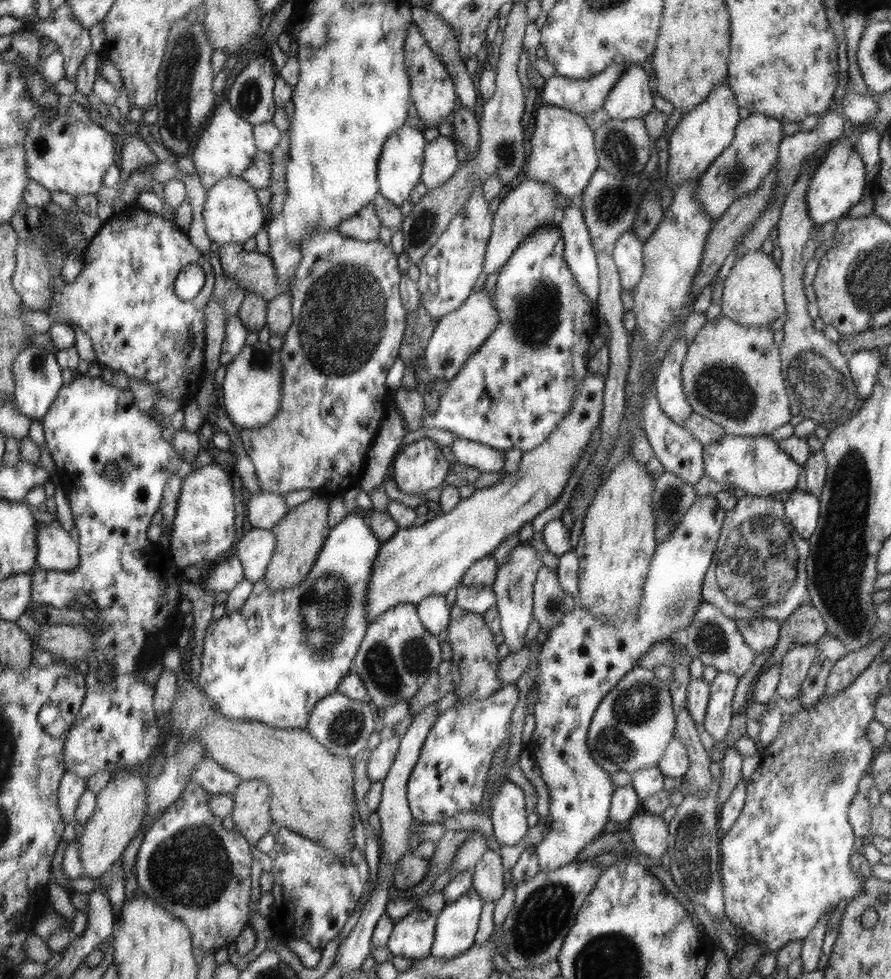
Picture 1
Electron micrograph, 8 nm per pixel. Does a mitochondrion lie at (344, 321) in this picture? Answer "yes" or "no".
yes

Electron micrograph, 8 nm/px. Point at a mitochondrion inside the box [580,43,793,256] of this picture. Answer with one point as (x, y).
(611, 204)

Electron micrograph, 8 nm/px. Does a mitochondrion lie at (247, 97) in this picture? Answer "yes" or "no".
yes

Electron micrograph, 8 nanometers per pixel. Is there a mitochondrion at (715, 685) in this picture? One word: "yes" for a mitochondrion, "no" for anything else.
no

